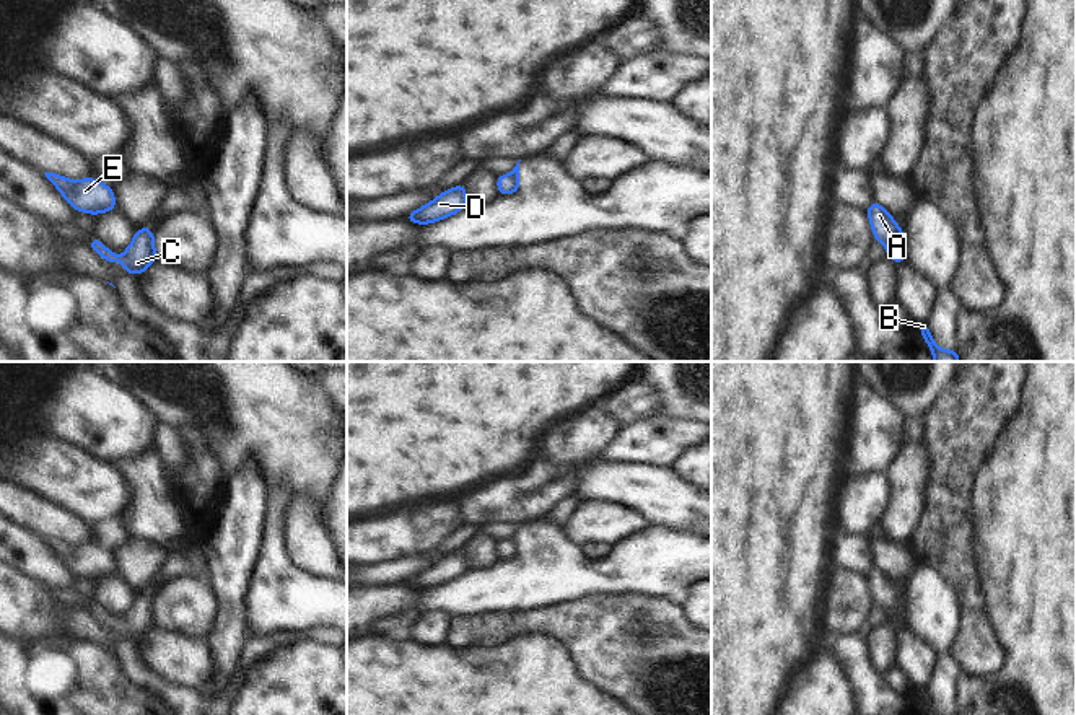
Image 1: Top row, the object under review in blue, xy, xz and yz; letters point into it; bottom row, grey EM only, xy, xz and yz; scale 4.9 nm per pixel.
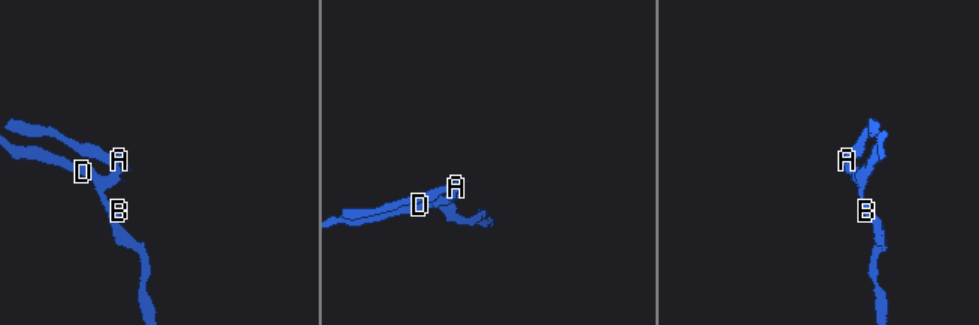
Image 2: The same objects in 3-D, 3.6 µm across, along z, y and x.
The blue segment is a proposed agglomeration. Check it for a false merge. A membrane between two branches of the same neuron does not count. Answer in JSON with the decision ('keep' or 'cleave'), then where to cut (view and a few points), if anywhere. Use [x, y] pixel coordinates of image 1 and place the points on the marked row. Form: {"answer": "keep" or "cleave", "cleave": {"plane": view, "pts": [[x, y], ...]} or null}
{"answer": "cleave", "cleave": {"plane": "xy", "pts": [[152, 233], [153, 261]]}}

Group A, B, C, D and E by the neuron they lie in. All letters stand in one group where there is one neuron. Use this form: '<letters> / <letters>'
A E / B C D

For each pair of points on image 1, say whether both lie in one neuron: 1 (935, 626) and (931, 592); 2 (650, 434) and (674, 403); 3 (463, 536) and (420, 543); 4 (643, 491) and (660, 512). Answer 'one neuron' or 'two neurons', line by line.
1: one neuron
2: two neurons
3: two neurons
4: one neuron

